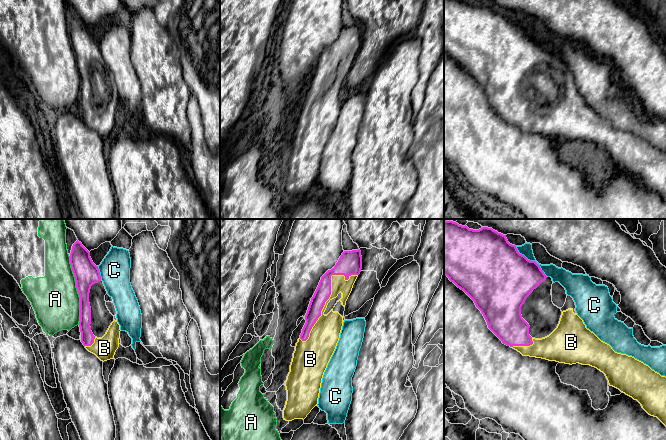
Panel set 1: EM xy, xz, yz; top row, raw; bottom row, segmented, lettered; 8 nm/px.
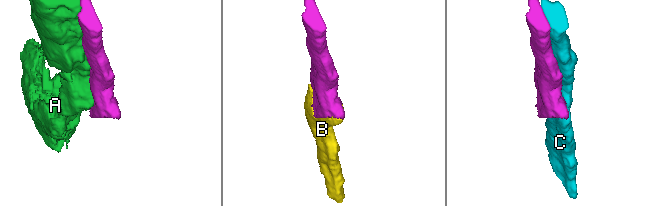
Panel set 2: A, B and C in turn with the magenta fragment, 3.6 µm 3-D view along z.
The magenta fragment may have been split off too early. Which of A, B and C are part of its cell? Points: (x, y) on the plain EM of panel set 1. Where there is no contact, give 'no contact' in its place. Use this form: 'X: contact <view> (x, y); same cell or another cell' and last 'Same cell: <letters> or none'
A: contact xy (77, 66); another cell
B: contact xz (329, 72); same cell
C: contact yz (531, 37); another cell
Same cell: B

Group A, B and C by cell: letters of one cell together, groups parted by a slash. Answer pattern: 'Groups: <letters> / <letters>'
Groups: A / B / C

